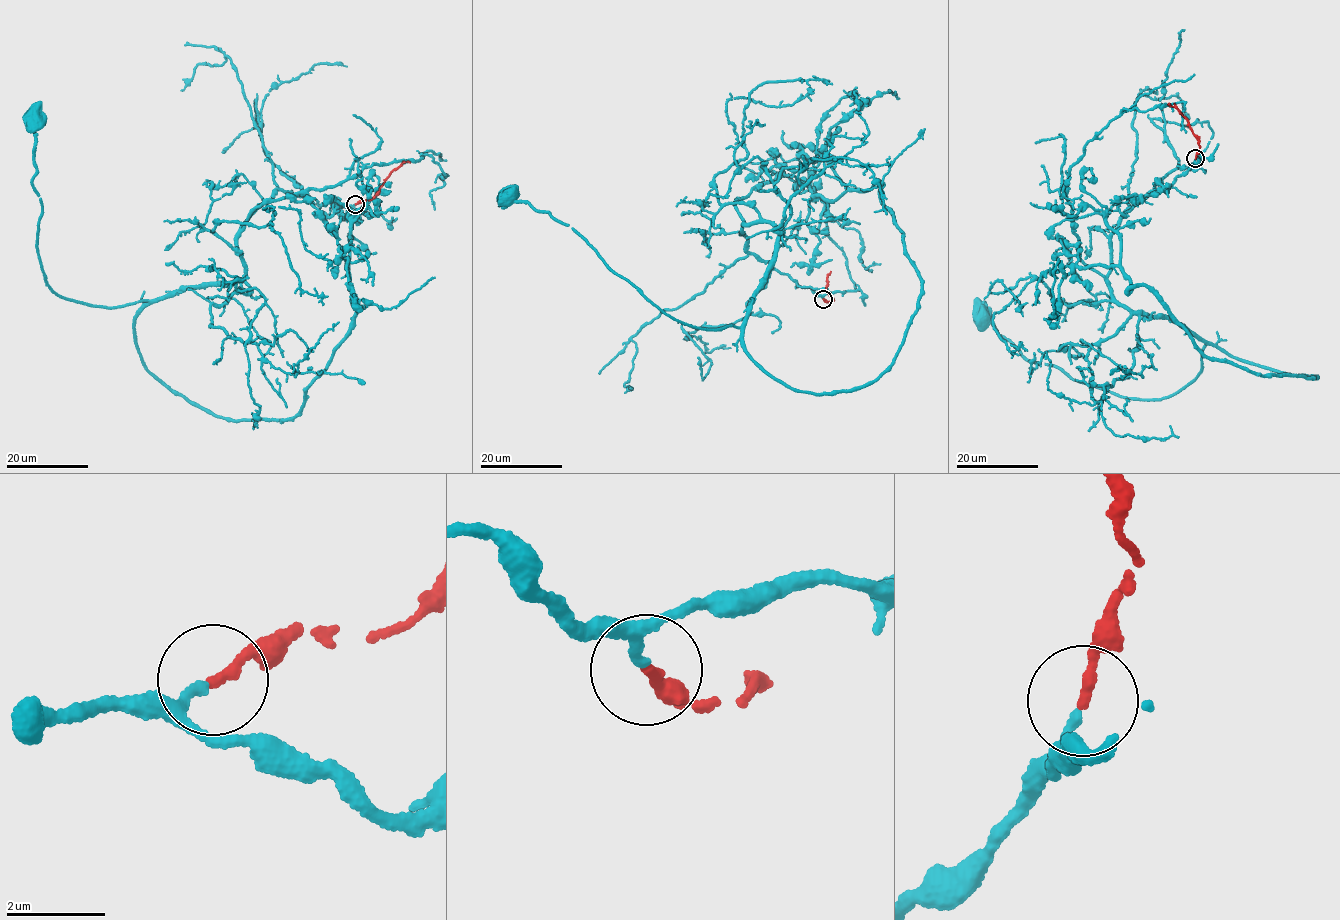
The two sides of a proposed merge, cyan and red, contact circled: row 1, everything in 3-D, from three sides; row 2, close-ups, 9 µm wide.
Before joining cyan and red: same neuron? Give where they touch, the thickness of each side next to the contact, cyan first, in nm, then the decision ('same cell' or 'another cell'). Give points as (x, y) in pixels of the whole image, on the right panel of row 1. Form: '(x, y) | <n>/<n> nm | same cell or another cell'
(1195, 158) | 160/220 nm | same cell

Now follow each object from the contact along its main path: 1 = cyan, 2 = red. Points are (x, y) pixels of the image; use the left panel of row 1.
1: (355, 204), (278, 189), (241, 228), (244, 274), (231, 285), (111, 307), (71, 299), (41, 266), (33, 119)
2: (355, 204), (375, 196), (395, 169), (410, 162)

